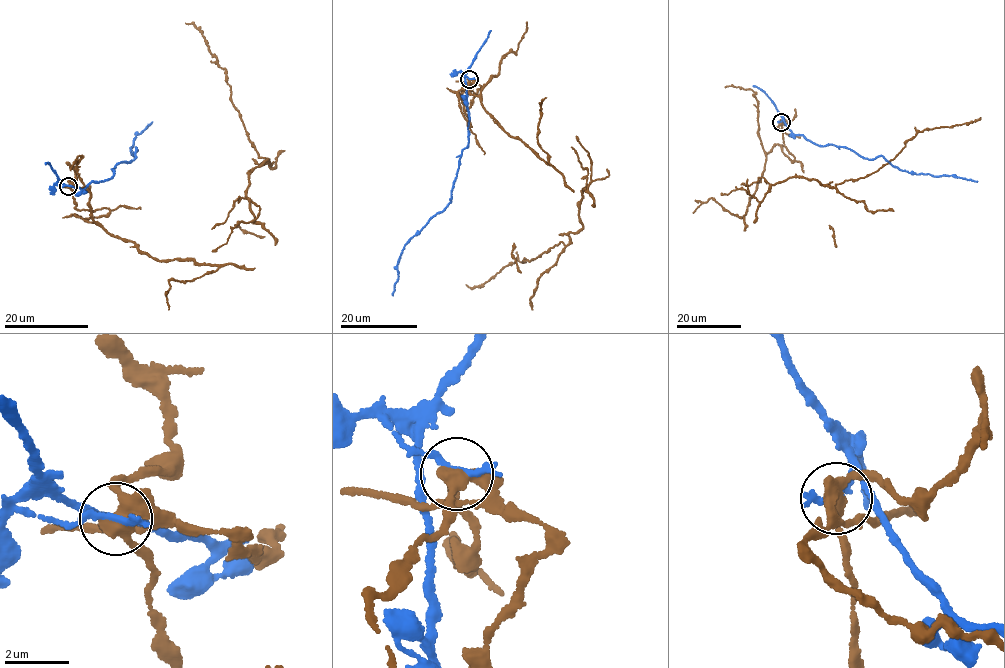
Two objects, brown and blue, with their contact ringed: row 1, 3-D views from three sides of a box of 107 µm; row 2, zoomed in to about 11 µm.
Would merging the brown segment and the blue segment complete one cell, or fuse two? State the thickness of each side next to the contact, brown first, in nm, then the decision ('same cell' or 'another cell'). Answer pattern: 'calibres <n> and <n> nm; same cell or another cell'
calibres 380 and 180 nm; another cell

